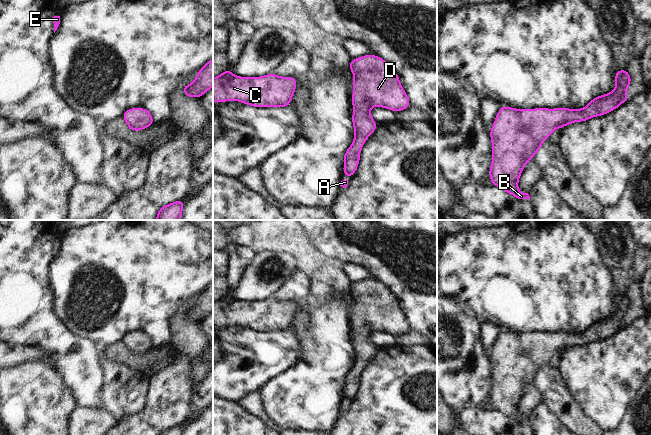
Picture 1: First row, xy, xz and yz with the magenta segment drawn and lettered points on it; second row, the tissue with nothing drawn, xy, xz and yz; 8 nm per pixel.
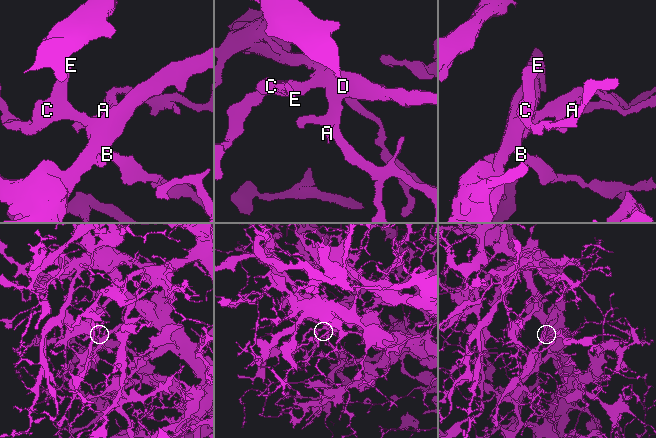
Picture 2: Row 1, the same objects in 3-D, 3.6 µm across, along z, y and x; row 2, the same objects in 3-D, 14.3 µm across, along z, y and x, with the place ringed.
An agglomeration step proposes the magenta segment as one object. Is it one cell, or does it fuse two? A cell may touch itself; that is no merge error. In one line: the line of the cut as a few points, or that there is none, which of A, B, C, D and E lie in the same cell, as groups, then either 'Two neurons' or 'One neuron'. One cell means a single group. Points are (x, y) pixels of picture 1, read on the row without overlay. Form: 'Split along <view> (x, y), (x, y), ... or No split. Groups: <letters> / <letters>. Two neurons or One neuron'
No split. Groups: A B C D E. One neuron

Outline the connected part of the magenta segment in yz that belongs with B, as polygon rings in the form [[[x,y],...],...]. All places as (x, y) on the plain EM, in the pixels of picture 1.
[[[618,294],[615,297],[616,310],[614,314],[605,319],[597,320],[591,324],[584,333],[514,333],[501,330],[490,355],[492,365],[492,387],[489,400],[493,410],[502,412],[505,416],[515,420],[517,423],[530,423],[528,417],[518,415],[518,404],[524,393],[524,389],[533,383],[535,377],[541,373],[542,365],[548,363],[556,352],[577,346],[586,345],[592,341],[600,340],[618,332],[624,325],[630,322],[626,314],[631,307],[631,301],[627,294]]]

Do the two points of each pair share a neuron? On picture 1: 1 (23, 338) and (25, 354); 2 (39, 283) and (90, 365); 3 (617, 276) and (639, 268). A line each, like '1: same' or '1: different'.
1: different
2: same
3: same

